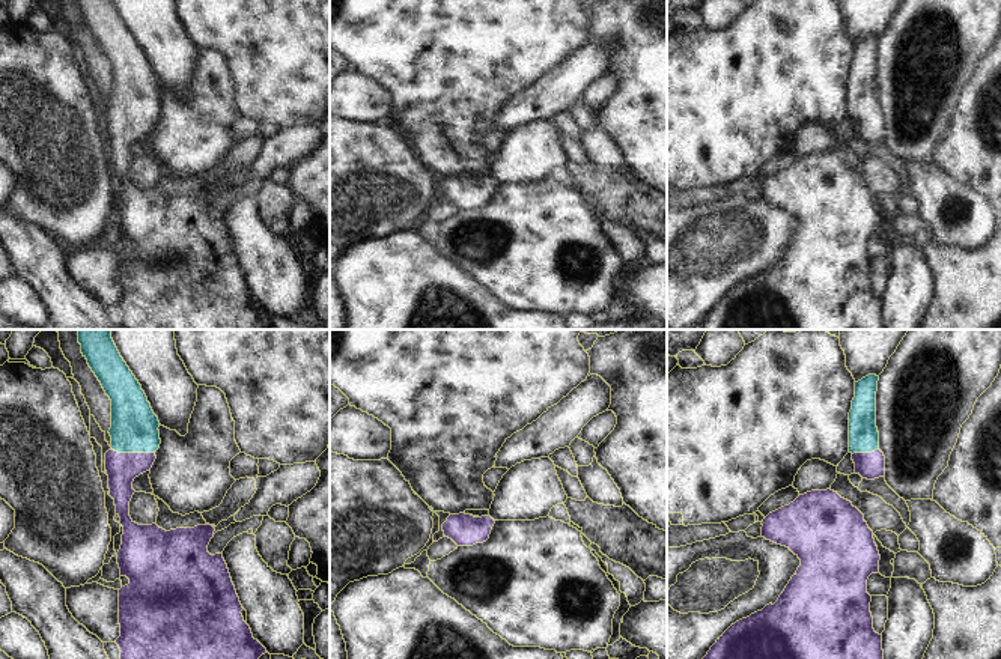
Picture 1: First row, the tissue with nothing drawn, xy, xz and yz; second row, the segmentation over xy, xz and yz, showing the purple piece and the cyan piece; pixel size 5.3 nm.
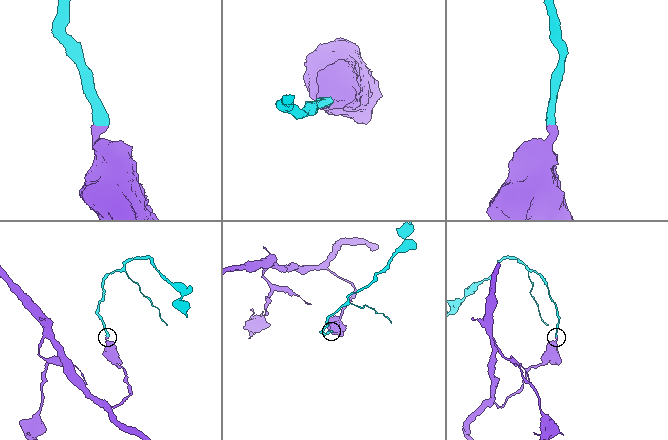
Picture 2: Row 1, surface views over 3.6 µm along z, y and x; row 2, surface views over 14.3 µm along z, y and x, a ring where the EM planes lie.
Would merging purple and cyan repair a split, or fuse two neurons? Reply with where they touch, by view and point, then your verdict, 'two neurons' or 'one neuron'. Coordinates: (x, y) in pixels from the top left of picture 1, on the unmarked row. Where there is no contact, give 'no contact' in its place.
xy (133, 116) | one neuron

